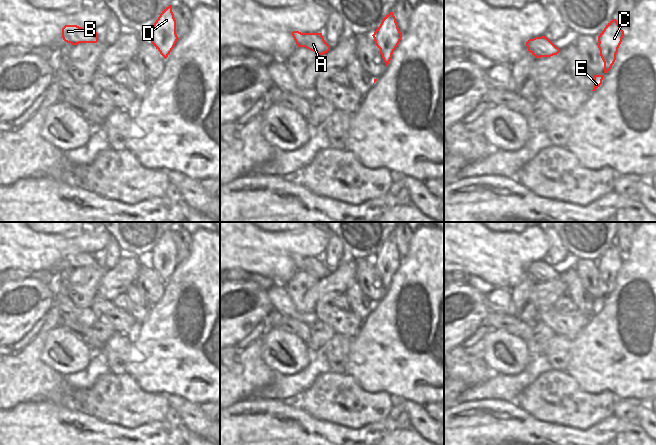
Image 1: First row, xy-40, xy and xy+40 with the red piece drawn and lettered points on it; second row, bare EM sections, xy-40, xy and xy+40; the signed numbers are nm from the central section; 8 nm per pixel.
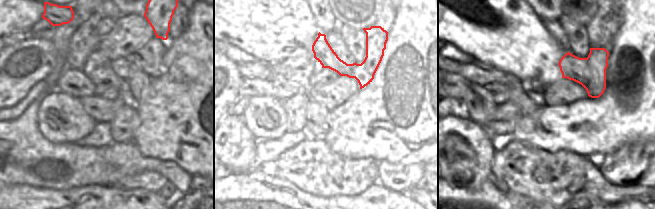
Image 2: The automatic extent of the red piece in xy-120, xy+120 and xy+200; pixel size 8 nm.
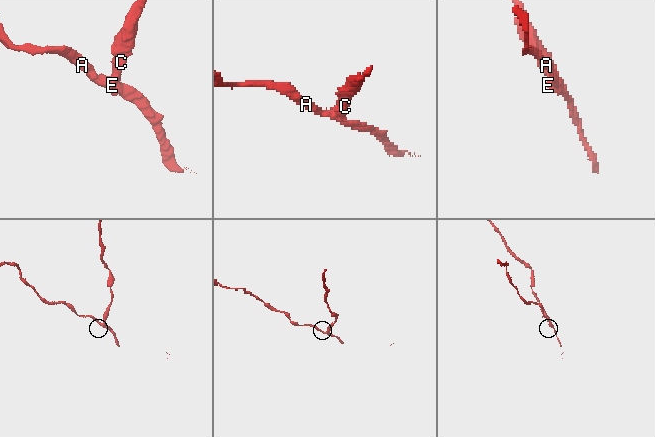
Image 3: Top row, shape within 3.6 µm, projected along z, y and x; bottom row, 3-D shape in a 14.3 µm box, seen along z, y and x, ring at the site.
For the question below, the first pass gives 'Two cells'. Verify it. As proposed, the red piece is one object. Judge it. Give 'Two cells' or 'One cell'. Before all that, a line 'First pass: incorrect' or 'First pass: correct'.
First pass: correct
Two cells.

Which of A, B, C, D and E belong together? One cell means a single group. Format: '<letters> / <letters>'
A B E / C D

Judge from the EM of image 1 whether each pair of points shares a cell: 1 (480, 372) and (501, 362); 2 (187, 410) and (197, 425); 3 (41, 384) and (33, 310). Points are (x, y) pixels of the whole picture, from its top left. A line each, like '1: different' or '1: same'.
1: different
2: same
3: different

